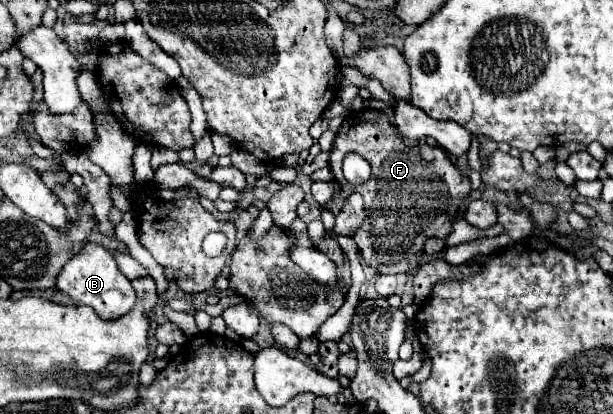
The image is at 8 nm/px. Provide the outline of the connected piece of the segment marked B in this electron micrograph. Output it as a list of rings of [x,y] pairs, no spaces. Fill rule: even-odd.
[[[86,243],[76,257],[72,257],[58,275],[56,287],[70,295],[76,305],[90,305],[102,319],[116,319],[130,311],[136,303],[130,279],[124,277],[116,265],[116,259],[108,249],[98,243]]]

